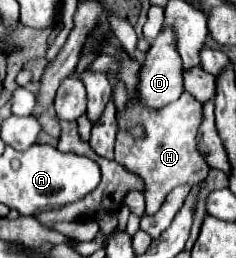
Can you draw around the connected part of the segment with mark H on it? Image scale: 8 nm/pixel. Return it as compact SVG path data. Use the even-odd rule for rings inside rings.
M107 44L101 48L101 52L105 54L121 54L123 62L121 62L121 70L117 76L109 76L109 82L111 86L115 84L115 80L123 80L127 84L127 90L129 90L129 102L127 102L127 108L125 112L117 114L117 120L119 120L119 134L117 134L117 142L115 142L115 162L119 162L121 166L129 168L131 172L139 174L147 186L147 192L145 192L145 214L155 214L161 204L163 204L163 198L167 198L167 194L177 188L177 186L183 186L183 184L189 184L189 186L195 186L199 184L207 172L209 172L209 164L201 158L201 154L197 152L197 142L195 142L195 136L197 136L197 128L201 124L201 102L197 102L191 94L183 92L183 96L179 100L175 100L173 104L167 104L165 108L161 110L155 110L155 112L149 112L147 108L139 108L139 106L133 106L133 96L135 96L135 86L137 86L137 74L139 74L139 68L141 64L137 60L131 60L125 56L125 52L113 44ZM133 124L143 124L145 126L145 132L147 136L143 140L133 140L125 128L127 126L133 126Z

